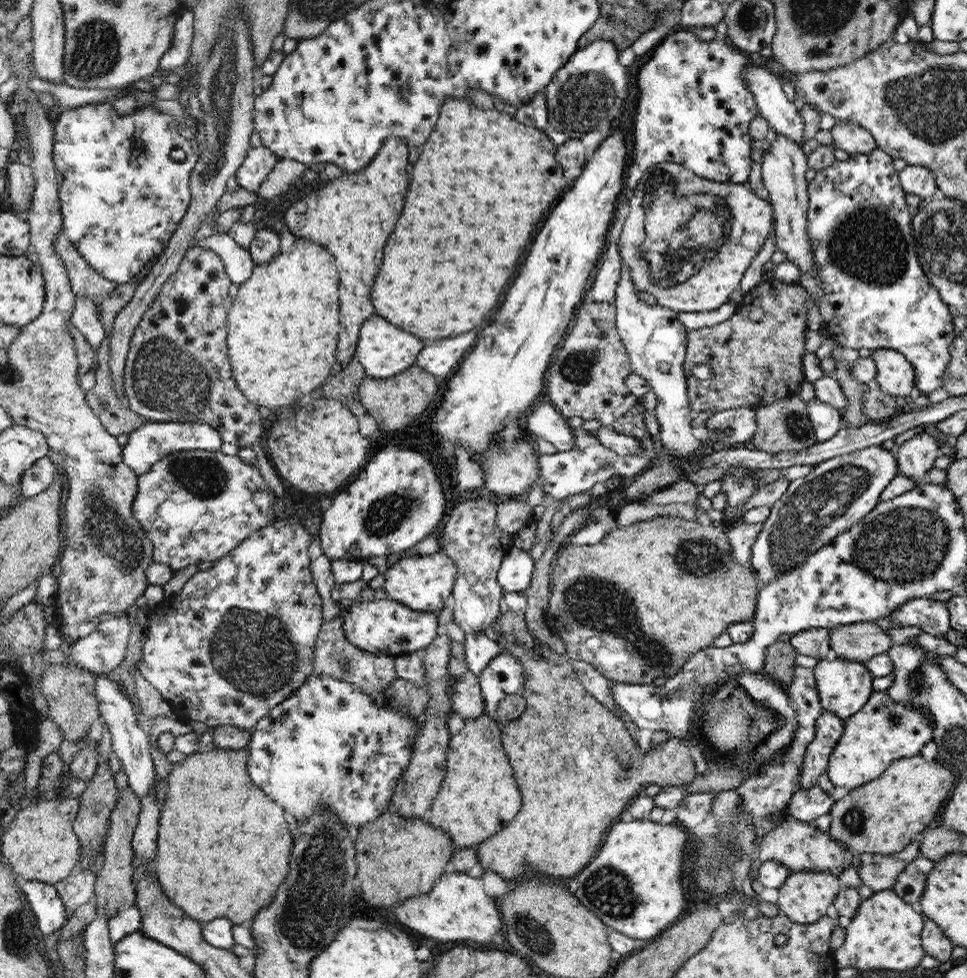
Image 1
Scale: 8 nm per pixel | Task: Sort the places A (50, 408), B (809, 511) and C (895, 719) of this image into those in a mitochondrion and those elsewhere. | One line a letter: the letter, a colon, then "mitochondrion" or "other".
A: mitochondrion
B: mitochondrion
C: mitochondrion

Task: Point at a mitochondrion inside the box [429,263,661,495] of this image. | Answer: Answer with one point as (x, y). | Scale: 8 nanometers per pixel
(576, 367)

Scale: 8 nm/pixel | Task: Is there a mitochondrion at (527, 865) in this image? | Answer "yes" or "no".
no

